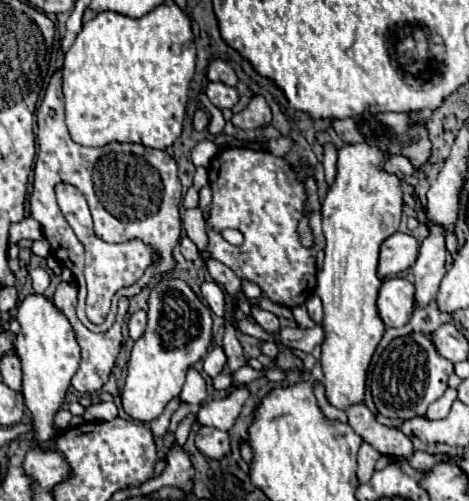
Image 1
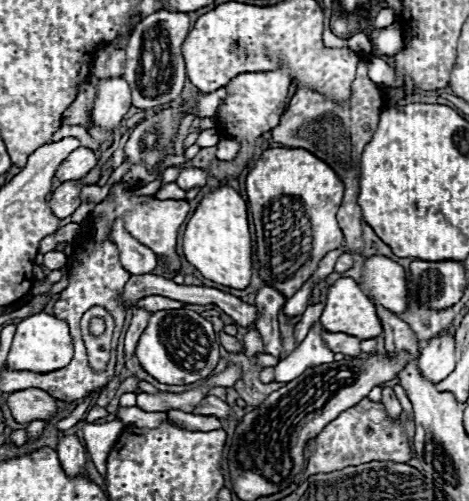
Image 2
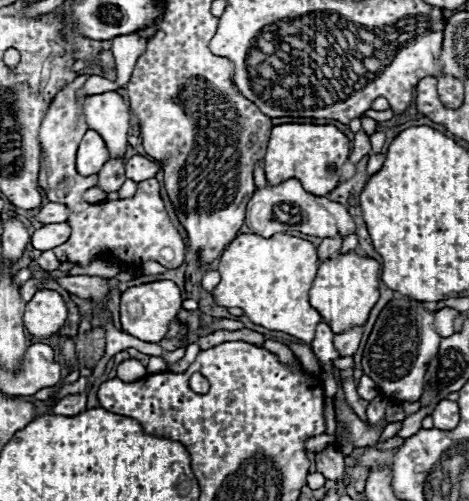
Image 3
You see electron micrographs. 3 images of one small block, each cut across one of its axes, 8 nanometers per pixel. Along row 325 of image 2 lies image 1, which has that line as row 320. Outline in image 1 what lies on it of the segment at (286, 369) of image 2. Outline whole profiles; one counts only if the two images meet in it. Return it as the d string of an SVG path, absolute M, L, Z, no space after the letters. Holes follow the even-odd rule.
M316 294L310 296L310 300L306 302L306 308L308 308L308 314L314 322L322 322L322 306L320 306L320 298Z

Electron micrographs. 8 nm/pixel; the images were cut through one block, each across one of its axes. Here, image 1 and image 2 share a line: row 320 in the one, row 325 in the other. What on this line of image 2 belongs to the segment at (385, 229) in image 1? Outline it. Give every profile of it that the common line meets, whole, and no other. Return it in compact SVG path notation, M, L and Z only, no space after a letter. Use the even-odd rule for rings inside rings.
M338 278L334 284L328 286L320 324L328 332L344 332L344 334L356 336L360 340L376 338L382 334L382 324L380 324L374 302L360 290L360 286L352 278Z

